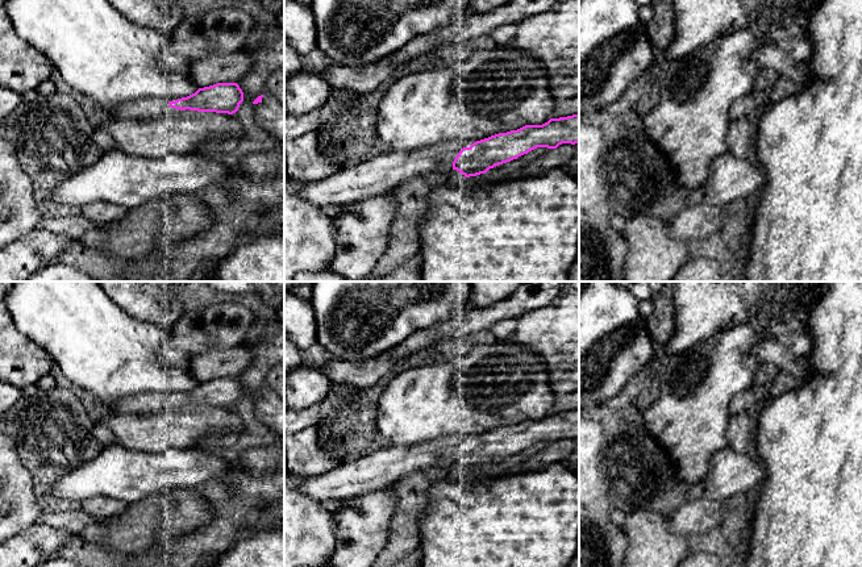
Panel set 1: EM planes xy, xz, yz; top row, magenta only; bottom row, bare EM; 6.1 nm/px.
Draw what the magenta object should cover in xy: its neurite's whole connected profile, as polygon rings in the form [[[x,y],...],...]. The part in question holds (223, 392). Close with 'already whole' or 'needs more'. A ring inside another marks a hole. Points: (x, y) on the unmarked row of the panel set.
[[[217,378],[199,383],[195,388],[175,396],[142,393],[126,397],[120,403],[118,410],[124,413],[158,413],[174,404],[233,409],[238,405],[242,396],[243,387],[237,378]]] | needs more

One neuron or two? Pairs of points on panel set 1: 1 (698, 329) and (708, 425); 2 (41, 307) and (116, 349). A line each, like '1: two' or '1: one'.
1: two
2: one

